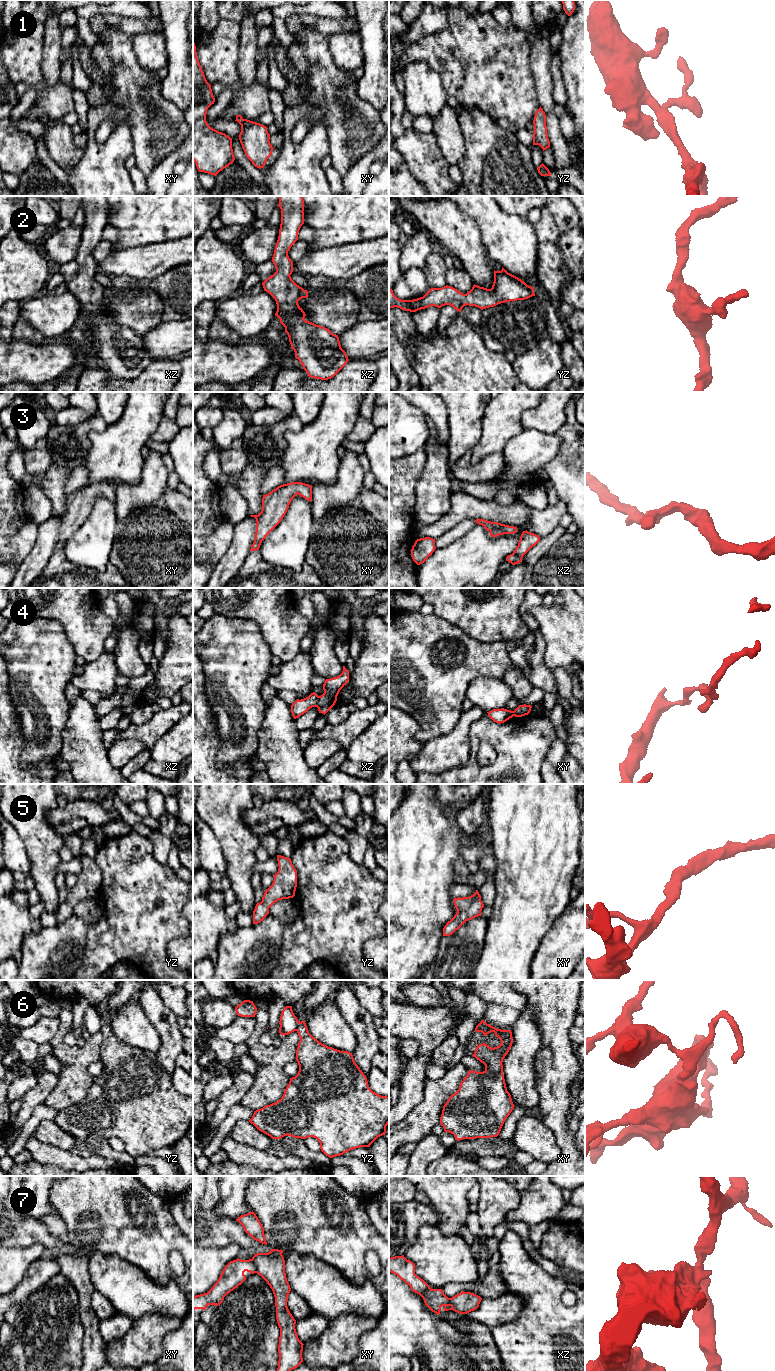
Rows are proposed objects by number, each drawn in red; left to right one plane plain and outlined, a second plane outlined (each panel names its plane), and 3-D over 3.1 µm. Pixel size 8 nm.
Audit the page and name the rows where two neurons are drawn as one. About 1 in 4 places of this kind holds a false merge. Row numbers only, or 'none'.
4, 6, 7

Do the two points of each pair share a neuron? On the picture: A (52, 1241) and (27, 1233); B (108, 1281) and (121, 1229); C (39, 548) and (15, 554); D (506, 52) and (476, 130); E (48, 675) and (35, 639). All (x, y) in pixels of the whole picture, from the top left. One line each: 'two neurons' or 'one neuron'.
A: one neuron
B: two neurons
C: two neurons
D: two neurons
E: one neuron

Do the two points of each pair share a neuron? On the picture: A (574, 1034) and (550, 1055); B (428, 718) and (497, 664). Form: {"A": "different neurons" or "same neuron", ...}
{"A": "different neurons", "B": "same neuron"}

